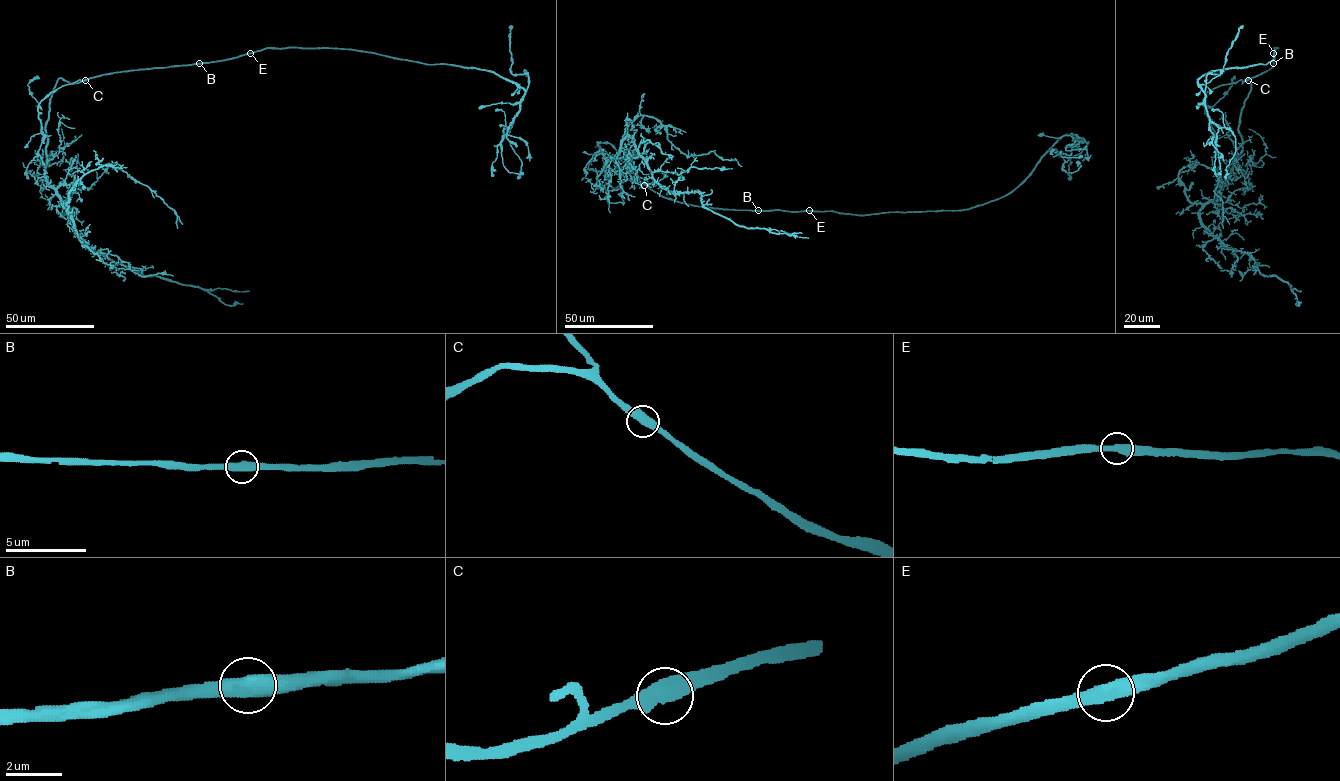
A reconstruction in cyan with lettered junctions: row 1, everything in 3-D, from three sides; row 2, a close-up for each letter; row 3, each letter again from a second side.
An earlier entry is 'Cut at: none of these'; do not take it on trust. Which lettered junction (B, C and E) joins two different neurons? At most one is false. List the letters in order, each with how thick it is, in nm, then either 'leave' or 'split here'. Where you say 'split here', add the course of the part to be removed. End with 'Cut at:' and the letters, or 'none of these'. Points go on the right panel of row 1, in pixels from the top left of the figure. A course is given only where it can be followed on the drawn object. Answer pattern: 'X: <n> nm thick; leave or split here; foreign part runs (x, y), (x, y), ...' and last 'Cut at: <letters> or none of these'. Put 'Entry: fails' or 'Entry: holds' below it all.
B: 550 nm thick; leave
C: 550 nm thick; leave
E: 480 nm thick; leave
Cut at: none of these
Entry: holds

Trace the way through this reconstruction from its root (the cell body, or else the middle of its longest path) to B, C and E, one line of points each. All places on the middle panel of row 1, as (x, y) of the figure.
B: (713, 208), (758, 210)
C: (713, 208), (667, 199), (644, 185)
E: (713, 208), (809, 210)

